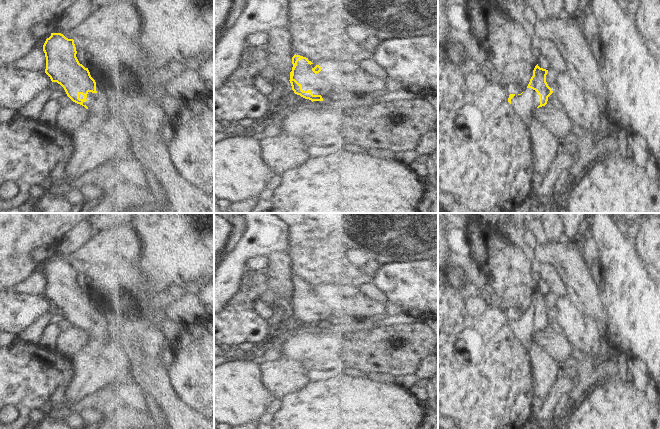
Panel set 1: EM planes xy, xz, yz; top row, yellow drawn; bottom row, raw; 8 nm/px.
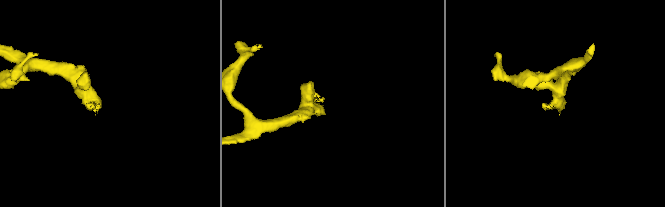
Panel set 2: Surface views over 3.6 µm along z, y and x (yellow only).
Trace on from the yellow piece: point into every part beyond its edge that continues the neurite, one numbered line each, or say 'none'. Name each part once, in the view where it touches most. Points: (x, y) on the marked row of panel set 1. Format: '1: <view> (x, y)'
1: xz (321, 83)

